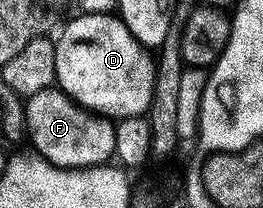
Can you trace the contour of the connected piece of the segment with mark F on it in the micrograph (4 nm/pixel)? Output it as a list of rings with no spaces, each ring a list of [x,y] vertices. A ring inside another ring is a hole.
[[[44,89],[30,97],[25,104],[24,112],[24,129],[26,137],[28,133],[28,137],[35,147],[33,150],[57,169],[89,169],[107,164],[115,156],[116,131],[113,124],[107,118],[84,110],[58,89]]]

